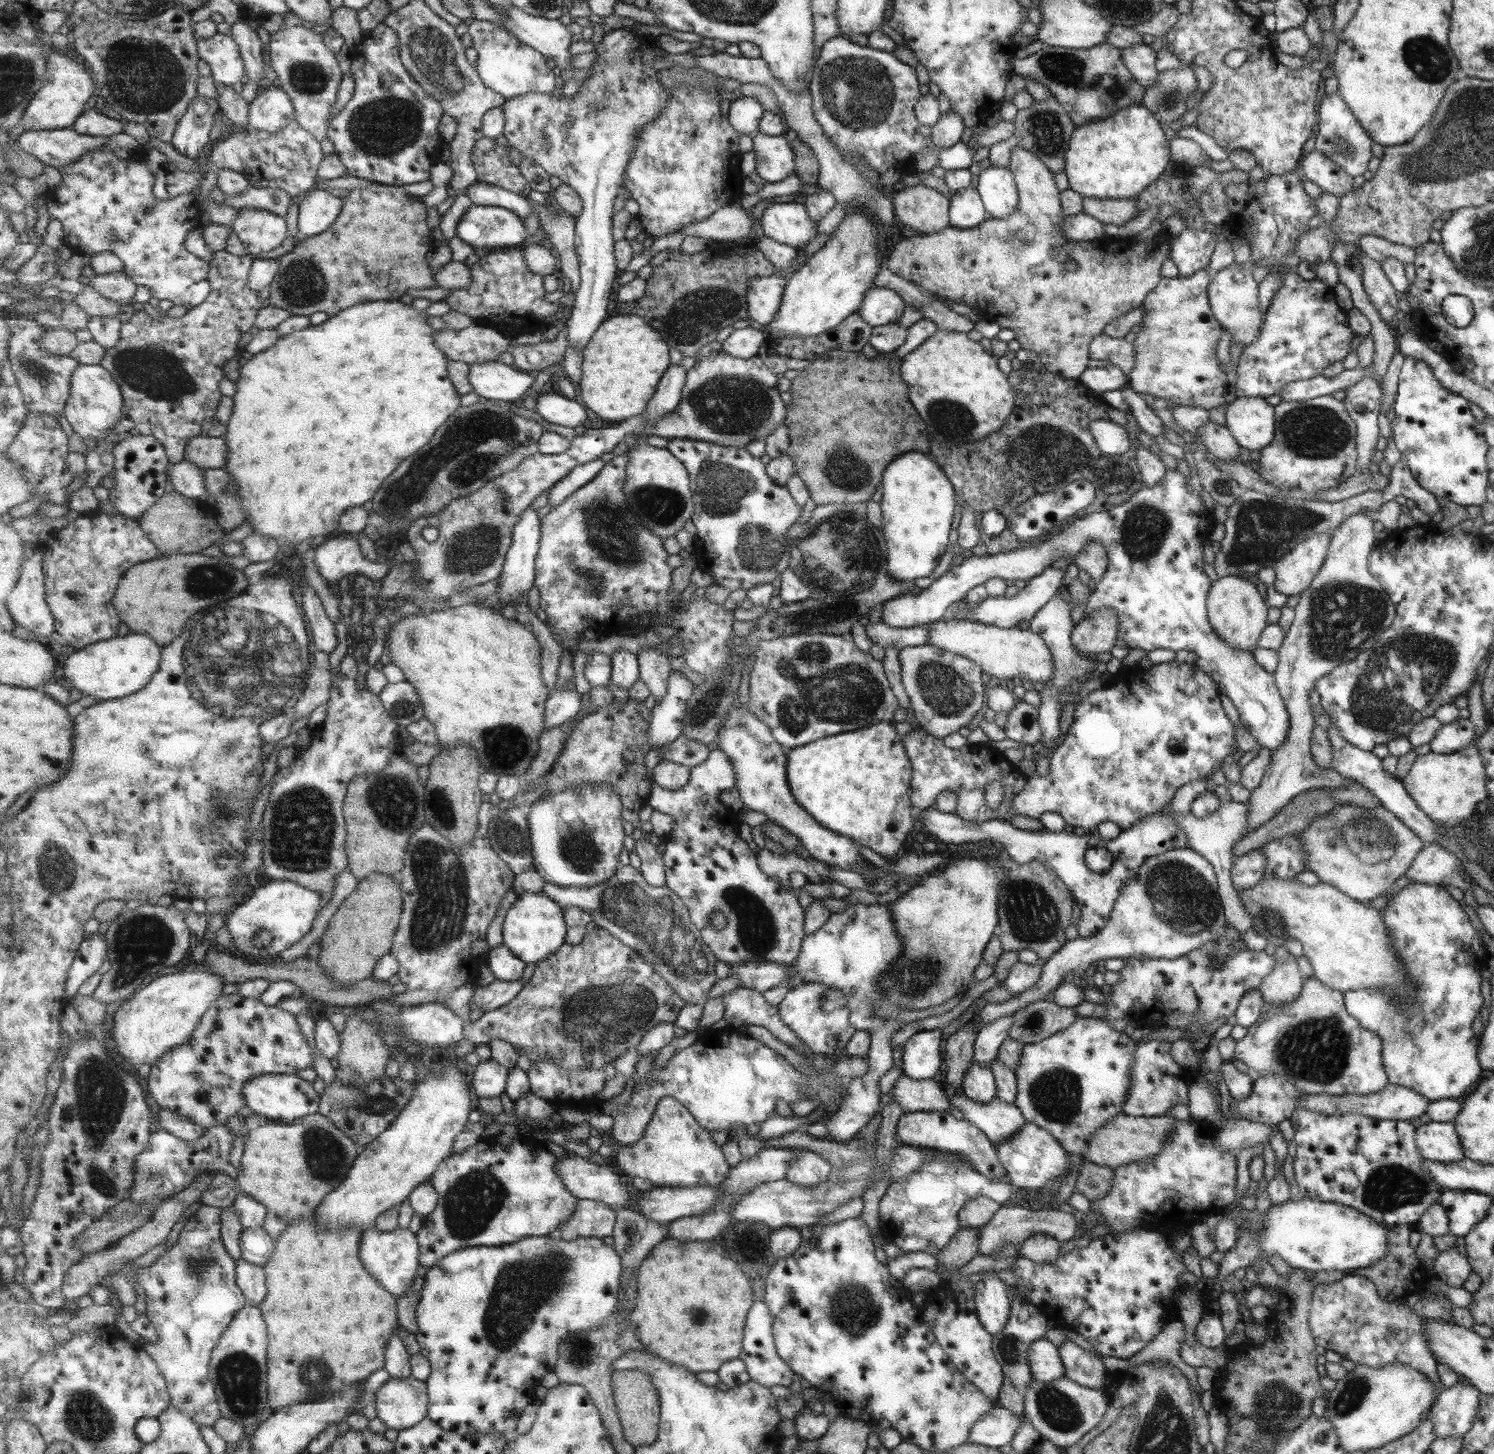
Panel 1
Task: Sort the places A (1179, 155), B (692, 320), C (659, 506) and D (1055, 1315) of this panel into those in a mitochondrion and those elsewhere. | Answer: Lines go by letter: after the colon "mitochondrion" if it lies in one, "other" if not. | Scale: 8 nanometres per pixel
A: other
B: mitochondrion
C: mitochondrion
D: other

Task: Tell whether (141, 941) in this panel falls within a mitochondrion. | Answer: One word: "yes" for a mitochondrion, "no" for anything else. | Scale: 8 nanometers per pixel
yes

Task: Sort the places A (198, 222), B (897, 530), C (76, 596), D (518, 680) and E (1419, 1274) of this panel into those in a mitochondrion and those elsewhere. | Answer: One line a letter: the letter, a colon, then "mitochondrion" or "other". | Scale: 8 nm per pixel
A: other
B: other
C: mitochondrion
D: other
E: mitochondrion

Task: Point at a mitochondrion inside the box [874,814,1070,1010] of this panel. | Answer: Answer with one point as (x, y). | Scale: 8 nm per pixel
(1033, 917)

